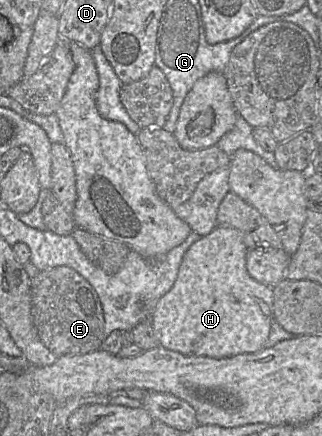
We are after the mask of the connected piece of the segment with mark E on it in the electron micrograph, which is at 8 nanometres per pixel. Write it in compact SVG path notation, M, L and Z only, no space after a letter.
M68 266L41 271L31 279L31 314L38 336L57 357L86 354L101 349L104 315L93 286Z

